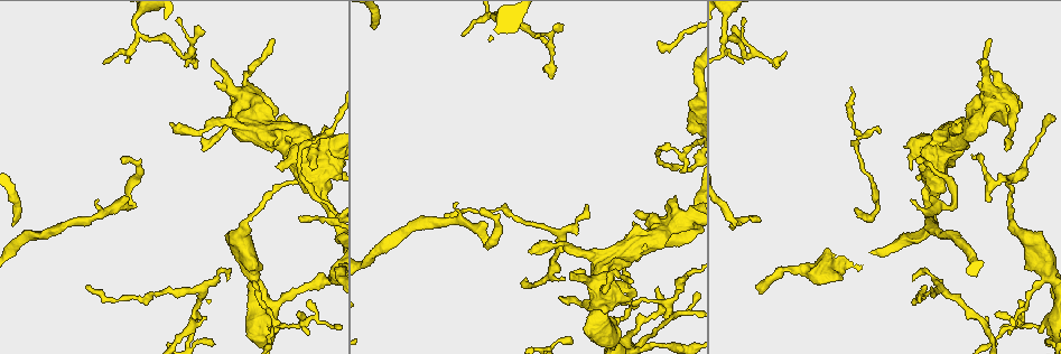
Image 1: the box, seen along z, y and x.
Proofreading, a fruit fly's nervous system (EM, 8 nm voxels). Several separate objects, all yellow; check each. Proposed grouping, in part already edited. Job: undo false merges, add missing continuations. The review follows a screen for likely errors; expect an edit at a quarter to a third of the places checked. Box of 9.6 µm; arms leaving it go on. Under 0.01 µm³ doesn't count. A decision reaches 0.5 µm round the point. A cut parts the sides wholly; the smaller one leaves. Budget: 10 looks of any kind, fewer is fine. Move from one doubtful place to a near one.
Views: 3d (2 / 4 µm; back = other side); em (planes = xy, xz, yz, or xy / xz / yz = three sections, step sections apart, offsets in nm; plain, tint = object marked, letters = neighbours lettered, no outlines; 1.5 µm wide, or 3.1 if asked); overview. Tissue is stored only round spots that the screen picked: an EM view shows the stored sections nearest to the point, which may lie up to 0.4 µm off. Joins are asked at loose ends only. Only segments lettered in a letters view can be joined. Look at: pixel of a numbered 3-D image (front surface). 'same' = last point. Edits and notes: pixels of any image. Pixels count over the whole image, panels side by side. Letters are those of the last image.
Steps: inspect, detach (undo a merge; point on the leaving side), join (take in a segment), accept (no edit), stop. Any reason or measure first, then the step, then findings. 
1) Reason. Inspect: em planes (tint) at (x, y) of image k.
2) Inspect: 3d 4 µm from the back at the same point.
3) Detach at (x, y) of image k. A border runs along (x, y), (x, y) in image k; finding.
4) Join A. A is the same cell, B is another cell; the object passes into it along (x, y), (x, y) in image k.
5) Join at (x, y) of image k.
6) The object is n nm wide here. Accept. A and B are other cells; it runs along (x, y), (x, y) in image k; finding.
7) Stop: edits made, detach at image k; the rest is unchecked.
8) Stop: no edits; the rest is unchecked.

An open end. Inspect: 3d 4 µm from the back at (14, 224) of image 1.

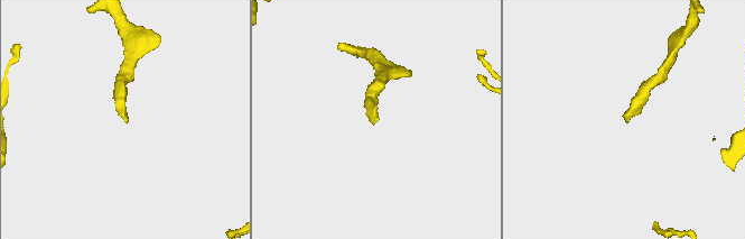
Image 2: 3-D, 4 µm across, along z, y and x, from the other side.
Now the EM. Inspect: em planes (letters) at (128, 120) of image 2.

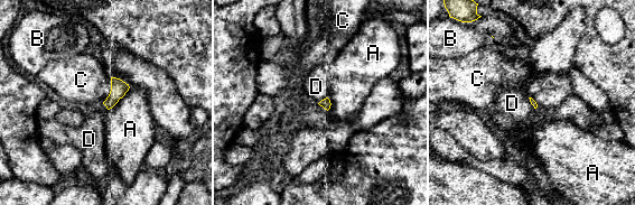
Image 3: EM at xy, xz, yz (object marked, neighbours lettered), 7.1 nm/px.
Join D. D is the same cell, A, B and C are other cells; the neuron continues.

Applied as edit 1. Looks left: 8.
Branch stops here. Inspect: em planes (tint) at (922, 172) of image 1.

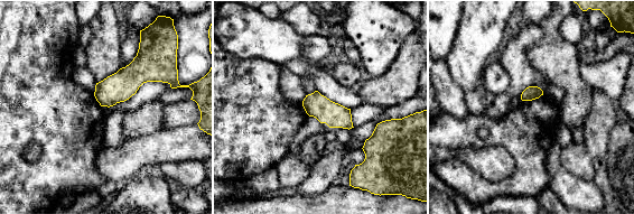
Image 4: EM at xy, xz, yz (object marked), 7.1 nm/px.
Inspect: em planes (letters) at the same point.

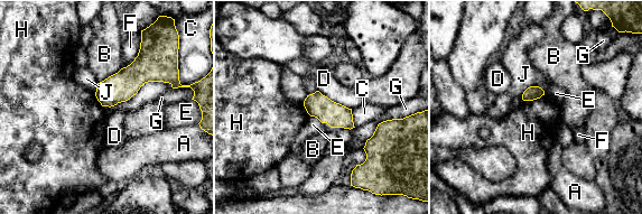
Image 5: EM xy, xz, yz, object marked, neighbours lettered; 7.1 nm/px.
Accept. A, B, C, D, E, F, G, H and J are other cells; a border runs along (545, 93), (539, 98), (523, 101) in image 5; no lettered segment goes on from it.

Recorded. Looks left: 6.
Inspect: 3d 4 µm at (990, 202) of image 1.

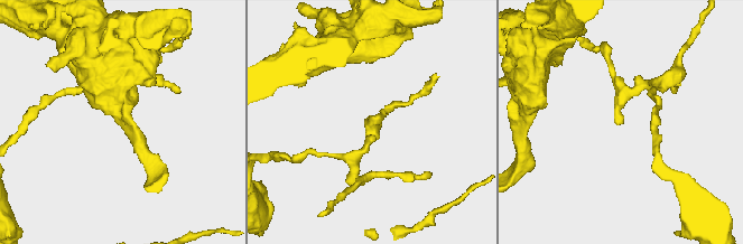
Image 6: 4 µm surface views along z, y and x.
Inspect: em planes (letters) at (617, 124) of image 6.

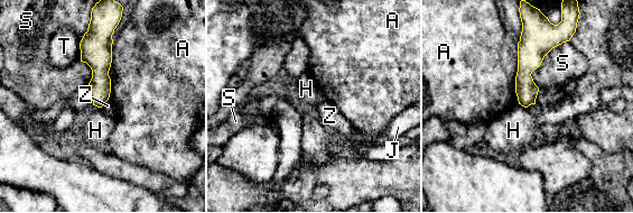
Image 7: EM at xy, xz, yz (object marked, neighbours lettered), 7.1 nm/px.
Accept. A, H, J, S, T and Z are other cells; a border runs along (519, 103), (526, 108) in image 7; no lettered segment goes on from it.

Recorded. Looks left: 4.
Calibre changes. Inspect: em planes (plain) at (246, 75) of image 1.

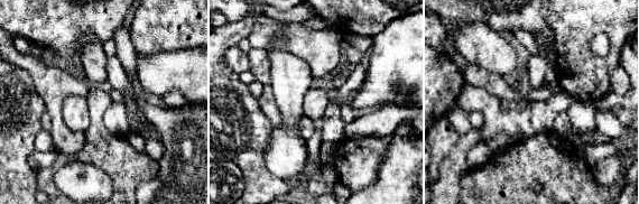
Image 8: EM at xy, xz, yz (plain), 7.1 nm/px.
Inspect: em planes (letters) at the same point.

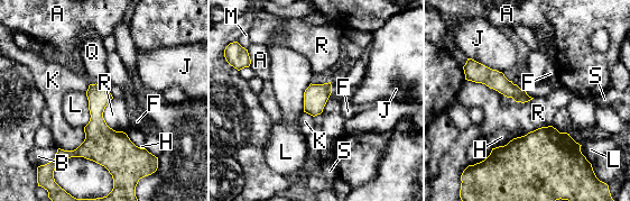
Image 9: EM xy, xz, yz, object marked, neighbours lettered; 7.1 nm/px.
Accept. A, B, F, H, J, K, L, M, Q, R and S are other cells; it runs along (470, 75), (487, 75), (526, 98) in image 9; continuous, no second neuron.

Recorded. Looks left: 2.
Stop: edits made, join at image 3; the rest is unchecked.

